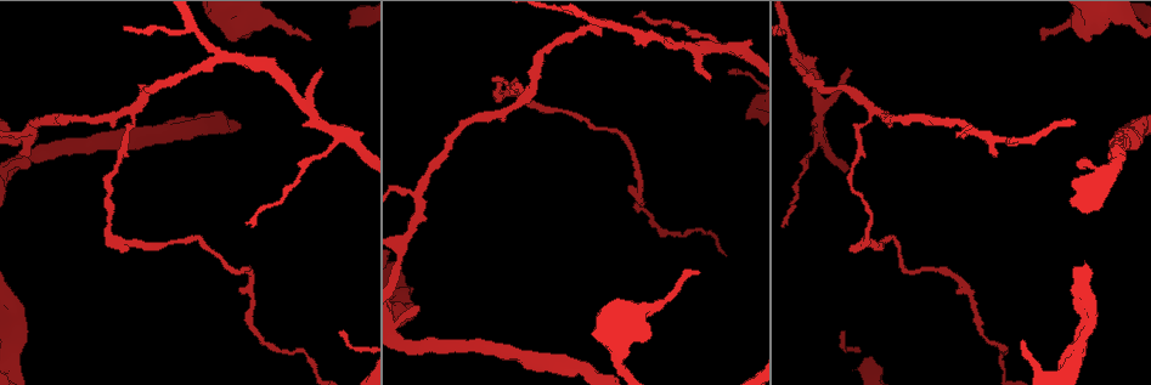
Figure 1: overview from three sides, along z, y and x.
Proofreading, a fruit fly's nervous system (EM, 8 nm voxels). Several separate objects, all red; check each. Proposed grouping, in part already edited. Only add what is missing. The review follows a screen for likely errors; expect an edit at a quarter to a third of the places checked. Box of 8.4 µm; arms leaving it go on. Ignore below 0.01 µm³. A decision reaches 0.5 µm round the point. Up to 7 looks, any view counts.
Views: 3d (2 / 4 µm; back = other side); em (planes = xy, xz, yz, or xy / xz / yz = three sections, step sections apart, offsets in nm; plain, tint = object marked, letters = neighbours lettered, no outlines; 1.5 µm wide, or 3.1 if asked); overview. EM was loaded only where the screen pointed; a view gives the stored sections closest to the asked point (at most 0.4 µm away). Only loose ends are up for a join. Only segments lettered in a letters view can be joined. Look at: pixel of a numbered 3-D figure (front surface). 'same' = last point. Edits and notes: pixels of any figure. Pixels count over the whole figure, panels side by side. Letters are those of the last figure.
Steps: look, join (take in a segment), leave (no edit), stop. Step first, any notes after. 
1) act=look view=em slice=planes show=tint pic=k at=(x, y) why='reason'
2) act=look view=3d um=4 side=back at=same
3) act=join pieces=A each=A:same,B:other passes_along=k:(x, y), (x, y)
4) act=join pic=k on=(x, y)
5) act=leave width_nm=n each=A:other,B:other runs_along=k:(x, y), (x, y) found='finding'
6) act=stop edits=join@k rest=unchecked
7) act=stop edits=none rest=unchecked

act=look view=em slice=planes show=letters pic=1 at=(307, 38) why='thin end'

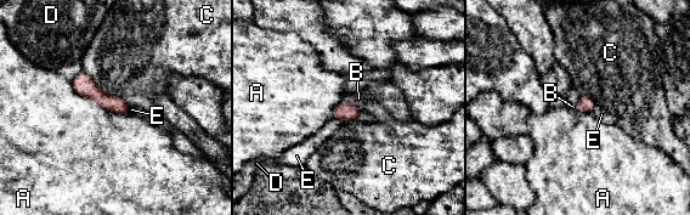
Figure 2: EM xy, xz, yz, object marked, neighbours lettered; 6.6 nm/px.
act=join pieces=B width_nm=100 each=A:other,B:same,C:other,D:other,E:other passes_along=2:(345, 111), (350, 102), (358, 98) found='it goes on there'

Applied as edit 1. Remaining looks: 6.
act=look view=em slice=planes show=letters pic=1 at=(993, 156) why='thin end'

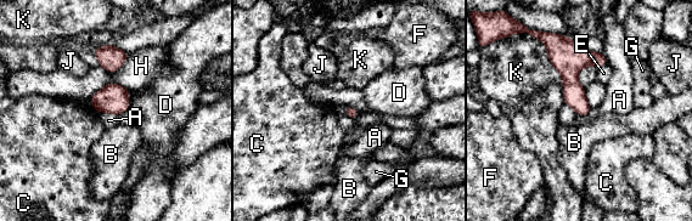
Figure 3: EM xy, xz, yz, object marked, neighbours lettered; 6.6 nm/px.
act=leave each=A:other,B:other,C:other,D:other,E:other,F:other,G:other,H:other,J:other,K:other border=3:(99, 111), (117, 115) found='no lettered segment goes on from it'

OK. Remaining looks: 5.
act=stop edits=join@2 rest=unchecked

